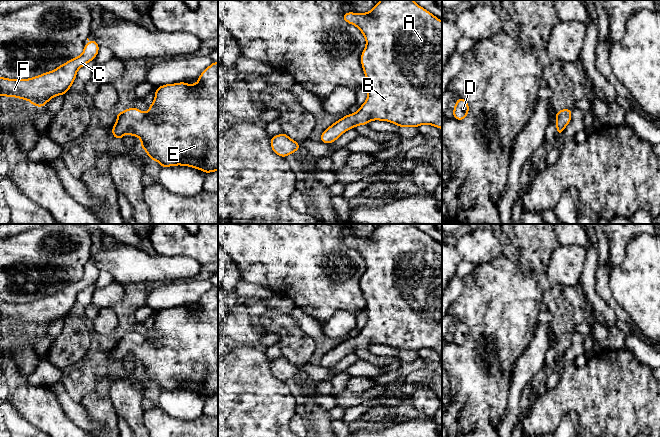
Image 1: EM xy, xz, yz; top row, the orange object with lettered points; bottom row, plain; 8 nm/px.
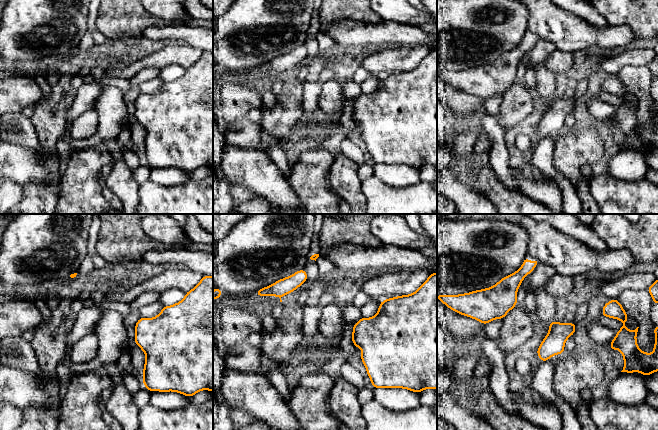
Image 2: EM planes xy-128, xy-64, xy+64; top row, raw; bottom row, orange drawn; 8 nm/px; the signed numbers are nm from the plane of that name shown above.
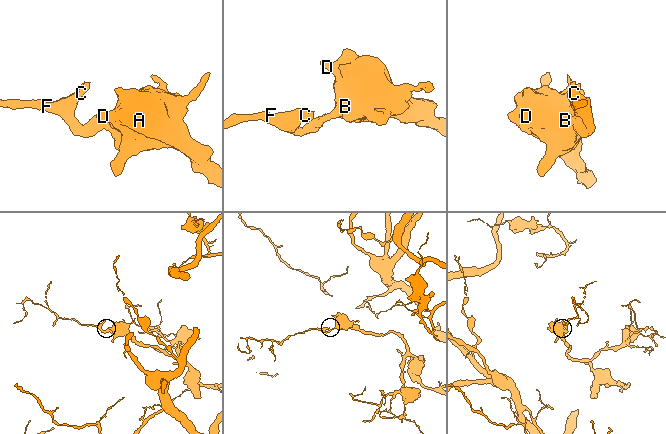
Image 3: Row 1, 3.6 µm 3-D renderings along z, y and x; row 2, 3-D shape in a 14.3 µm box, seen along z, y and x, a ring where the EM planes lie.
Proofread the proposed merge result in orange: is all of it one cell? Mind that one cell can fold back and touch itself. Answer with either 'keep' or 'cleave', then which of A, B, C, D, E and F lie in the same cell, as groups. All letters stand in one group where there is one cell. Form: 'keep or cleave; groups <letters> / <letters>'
keep; groups A B C D E F

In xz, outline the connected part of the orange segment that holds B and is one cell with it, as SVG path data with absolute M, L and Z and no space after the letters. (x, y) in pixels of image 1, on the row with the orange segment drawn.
M381 0L367 13L348 12L343 20L359 28L366 39L361 64L366 75L366 101L359 110L328 127L321 135L323 143L333 143L344 132L372 120L389 121L401 127L427 124L442 129L442 21L413 0Z

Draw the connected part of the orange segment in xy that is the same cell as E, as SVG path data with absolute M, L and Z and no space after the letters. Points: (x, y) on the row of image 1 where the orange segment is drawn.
M213 62L207 67L198 79L196 84L180 82L158 87L148 112L130 107L116 113L117 122L112 128L114 138L122 139L127 133L132 137L139 137L140 145L149 158L159 162L162 168L182 165L202 170L206 174L216 172L218 170L218 62Z

